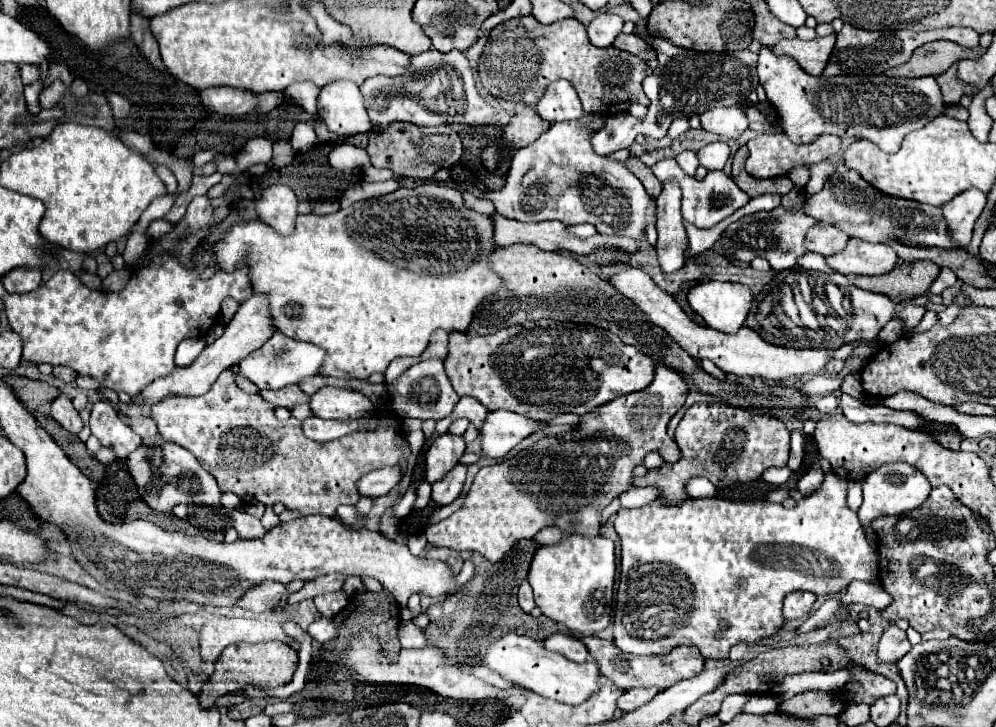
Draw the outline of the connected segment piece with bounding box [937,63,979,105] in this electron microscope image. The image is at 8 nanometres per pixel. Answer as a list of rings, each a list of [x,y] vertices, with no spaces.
[[[953,63],[945,73],[937,75],[937,83],[943,93],[943,103],[945,105],[957,105],[963,95],[975,95],[979,89],[975,85],[963,83],[957,77],[957,63]]]

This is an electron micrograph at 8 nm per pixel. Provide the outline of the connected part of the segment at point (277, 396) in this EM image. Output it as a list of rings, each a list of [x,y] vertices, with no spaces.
[[[297,385],[293,387],[285,387],[285,389],[279,389],[279,391],[261,391],[261,397],[271,403],[273,407],[287,407],[291,409],[293,405],[299,405],[299,403],[307,403],[309,401],[309,395],[305,395]]]

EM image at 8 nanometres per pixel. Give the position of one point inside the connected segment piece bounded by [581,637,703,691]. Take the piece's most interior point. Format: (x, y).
(627, 671)

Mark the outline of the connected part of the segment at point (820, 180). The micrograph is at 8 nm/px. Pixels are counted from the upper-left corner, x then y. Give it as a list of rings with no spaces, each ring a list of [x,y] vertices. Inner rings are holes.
[[[821,161],[821,163],[811,165],[809,171],[811,171],[811,177],[809,177],[809,183],[805,185],[805,193],[815,195],[815,193],[819,193],[823,189],[825,179],[835,173],[835,165],[831,161]]]

